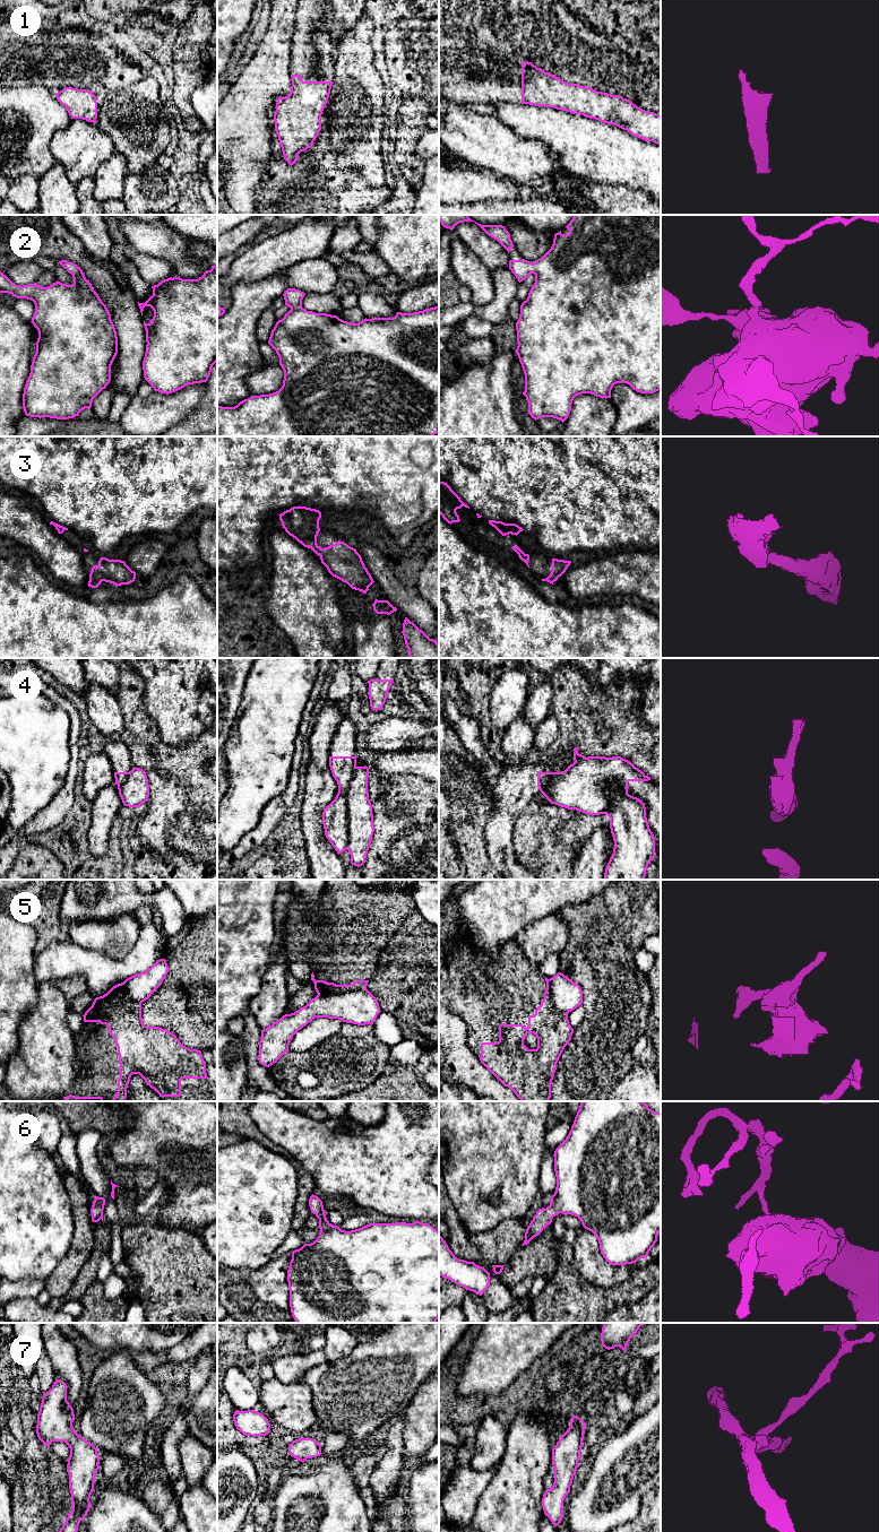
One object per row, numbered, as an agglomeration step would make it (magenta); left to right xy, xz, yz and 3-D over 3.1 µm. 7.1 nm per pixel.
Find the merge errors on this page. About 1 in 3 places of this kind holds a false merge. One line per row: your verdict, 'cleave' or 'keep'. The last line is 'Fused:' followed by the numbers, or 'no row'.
1: keep
2: keep
3: keep
4: cleave
5: cleave
6: keep
7: keep
Fused: 4, 5

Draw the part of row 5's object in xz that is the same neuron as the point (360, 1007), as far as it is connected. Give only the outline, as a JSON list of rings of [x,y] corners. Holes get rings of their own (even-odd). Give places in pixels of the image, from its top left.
[[[365,988],[347,993],[317,995],[305,1006],[283,1015],[261,1030],[258,1061],[269,1067],[286,1051],[293,1036],[316,1018],[338,1019],[357,1025],[373,1024],[380,1013],[379,1003]]]

